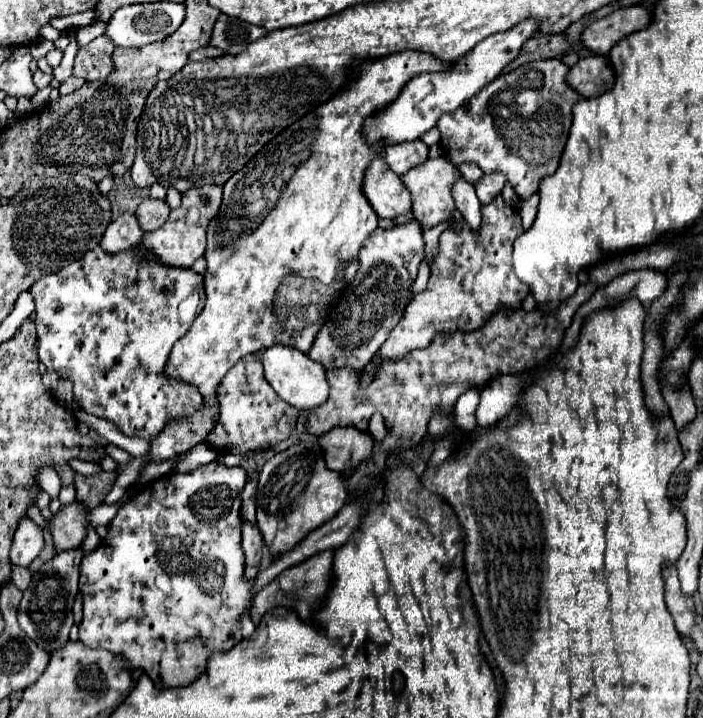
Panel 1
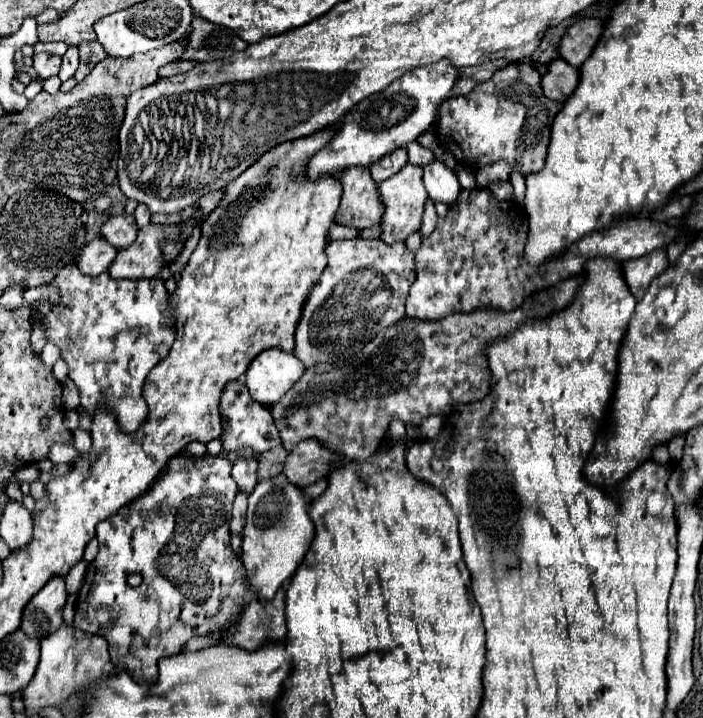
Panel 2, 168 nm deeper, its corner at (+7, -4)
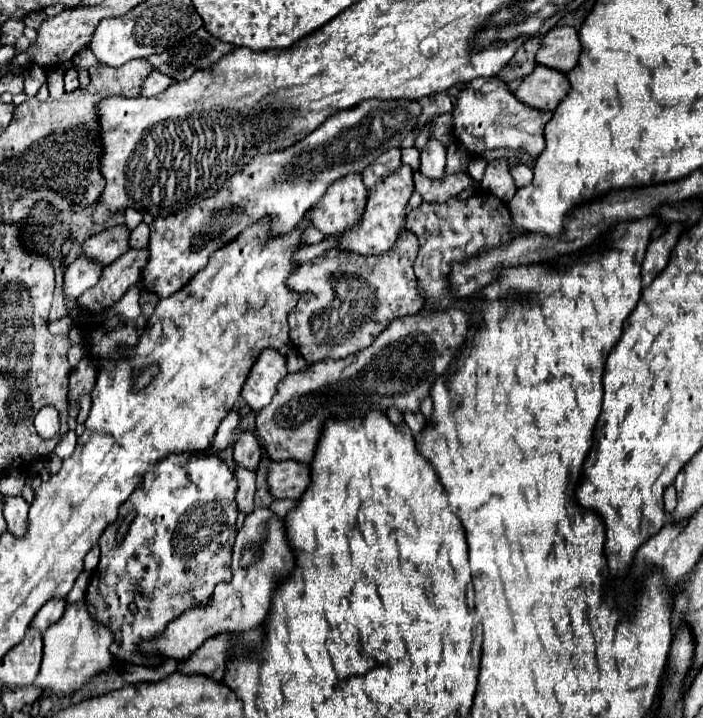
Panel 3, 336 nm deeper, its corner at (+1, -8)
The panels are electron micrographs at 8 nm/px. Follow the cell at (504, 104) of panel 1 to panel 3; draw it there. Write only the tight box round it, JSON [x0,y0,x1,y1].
[453,77,551,161]

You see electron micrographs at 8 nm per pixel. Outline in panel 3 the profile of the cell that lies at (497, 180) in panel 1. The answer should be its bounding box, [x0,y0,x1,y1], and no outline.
[511,165,533,187]

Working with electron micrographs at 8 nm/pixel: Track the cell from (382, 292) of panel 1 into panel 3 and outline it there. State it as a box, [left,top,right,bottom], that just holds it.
[287,233,423,363]

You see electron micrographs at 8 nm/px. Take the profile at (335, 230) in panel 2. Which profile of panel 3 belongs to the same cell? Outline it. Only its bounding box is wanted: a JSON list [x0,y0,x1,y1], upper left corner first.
[303,223,325,245]

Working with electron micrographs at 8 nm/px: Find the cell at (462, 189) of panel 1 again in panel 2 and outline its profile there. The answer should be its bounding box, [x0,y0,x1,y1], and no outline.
[423,159,461,205]

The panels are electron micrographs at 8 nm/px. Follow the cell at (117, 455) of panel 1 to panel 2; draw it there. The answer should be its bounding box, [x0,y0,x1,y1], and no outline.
[73,429,91,453]

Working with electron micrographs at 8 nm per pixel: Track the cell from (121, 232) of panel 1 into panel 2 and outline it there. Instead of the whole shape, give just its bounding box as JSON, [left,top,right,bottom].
[77,237,117,277]

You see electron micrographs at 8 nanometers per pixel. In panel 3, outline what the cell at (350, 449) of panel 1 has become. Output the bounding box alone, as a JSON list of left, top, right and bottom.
[269,461,311,499]

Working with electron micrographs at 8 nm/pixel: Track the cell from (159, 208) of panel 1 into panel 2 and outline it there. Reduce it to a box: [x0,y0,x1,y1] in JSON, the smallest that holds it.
[99,215,137,249]

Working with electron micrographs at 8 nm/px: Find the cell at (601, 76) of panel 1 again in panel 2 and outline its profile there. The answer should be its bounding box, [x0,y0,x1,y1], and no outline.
[541,57,579,101]

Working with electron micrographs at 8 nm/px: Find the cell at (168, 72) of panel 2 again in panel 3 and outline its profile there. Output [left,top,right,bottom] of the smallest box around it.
[141,71,173,97]

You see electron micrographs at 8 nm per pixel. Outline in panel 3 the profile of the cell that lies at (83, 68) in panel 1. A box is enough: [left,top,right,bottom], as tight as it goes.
[73,47,99,69]

